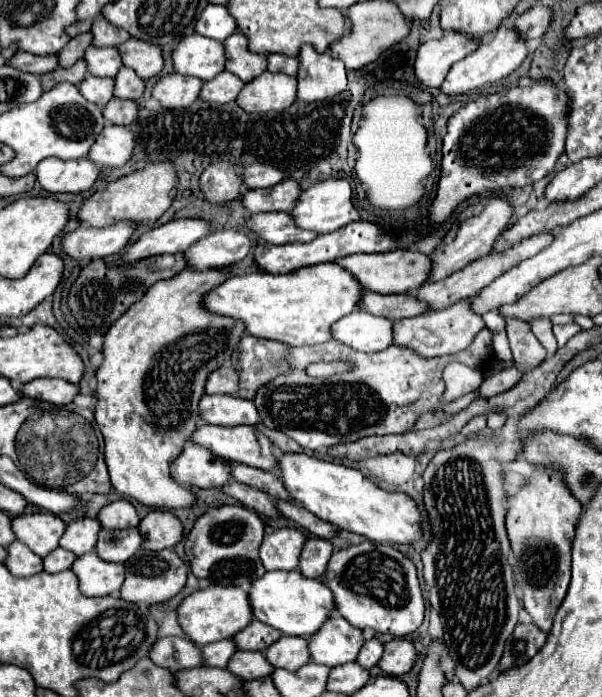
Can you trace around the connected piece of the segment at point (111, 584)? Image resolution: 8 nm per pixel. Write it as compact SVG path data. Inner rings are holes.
M95 550L79 556L71 570L79 576L79 588L85 596L117 592L125 580L125 566L101 560Z

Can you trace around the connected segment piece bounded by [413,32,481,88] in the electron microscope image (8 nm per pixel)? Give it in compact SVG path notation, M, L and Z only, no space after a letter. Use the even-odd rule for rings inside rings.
M445 32L441 40L427 40L419 46L415 58L415 76L427 88L439 88L449 68L475 52L481 46L479 40L465 38L459 32Z

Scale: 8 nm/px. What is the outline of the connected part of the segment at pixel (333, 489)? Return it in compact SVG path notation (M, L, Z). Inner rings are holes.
M283 452L279 458L277 478L285 484L293 502L299 502L309 512L341 530L367 536L375 542L411 544L413 540L421 538L421 516L417 504L407 494L377 488L355 468L307 454Z

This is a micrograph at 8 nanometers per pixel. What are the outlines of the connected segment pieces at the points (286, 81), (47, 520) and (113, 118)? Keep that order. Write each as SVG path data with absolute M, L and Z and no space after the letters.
M263 72L237 96L237 104L245 112L279 112L285 110L295 102L297 94L297 78L287 76L287 74L273 74L273 72Z
M47 512L21 514L13 518L13 532L35 554L47 556L59 546L59 538L65 532L65 522L59 516Z
M113 98L105 108L103 116L111 124L123 124L129 126L133 120L137 120L137 104L133 100L119 100Z

